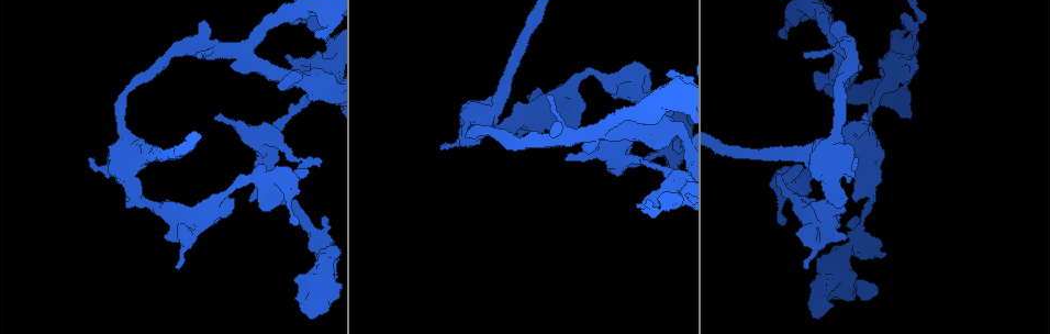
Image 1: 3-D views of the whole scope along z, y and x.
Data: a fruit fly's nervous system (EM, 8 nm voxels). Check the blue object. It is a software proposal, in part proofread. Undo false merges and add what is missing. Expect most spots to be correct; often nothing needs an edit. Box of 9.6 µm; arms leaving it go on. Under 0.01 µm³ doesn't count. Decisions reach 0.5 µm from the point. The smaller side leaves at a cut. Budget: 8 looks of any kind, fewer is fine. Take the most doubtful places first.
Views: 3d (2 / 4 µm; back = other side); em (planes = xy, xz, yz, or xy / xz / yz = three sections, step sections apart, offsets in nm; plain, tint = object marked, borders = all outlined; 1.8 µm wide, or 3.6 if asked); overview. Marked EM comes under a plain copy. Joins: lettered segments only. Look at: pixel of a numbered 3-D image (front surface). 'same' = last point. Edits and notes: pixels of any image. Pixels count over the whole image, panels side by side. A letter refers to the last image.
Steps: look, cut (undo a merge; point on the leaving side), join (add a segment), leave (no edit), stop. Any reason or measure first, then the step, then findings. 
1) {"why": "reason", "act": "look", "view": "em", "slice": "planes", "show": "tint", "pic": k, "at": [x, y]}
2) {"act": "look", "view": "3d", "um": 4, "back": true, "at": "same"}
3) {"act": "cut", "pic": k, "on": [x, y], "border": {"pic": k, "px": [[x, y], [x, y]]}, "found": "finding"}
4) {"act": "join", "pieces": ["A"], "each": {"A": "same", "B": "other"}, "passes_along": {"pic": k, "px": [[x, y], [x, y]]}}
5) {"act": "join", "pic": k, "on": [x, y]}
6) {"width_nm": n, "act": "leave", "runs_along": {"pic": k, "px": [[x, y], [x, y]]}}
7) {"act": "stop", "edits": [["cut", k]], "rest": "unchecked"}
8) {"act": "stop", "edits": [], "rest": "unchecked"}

{"why": "calibre changes", "act": "look", "view": "em", "slice": "planes", "show": "borders", "pic": 1, "at": [594, 134]}

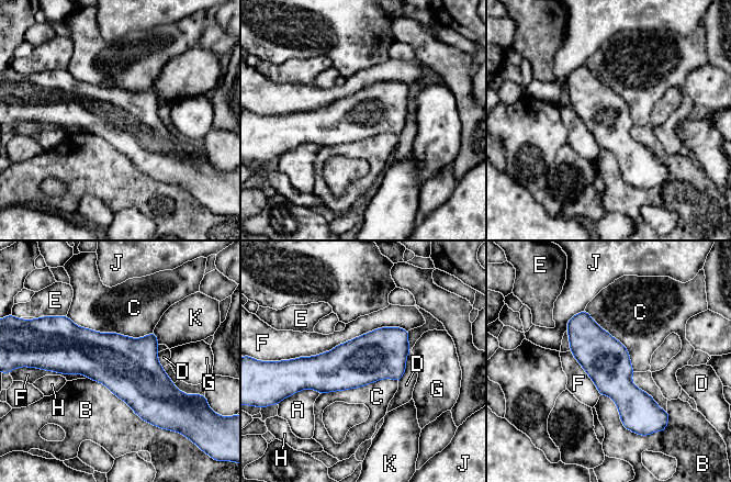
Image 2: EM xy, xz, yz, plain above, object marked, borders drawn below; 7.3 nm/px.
{"act": "leave", "each": {"A": "other", "B": "other", "C": "other", "D": "other", "E": "other", "F": "other", "G": "other", "H": "other", "J": "other", "K": "other"}, "border": {"pic": 2, "px": [[67, 315], [99, 332], [153, 332]]}, "found": "all the same neuron"}

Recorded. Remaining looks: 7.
{"why": "two arms at a narrow angle", "act": "look", "view": "3d", "um": 4, "pic": 1, "at": [855, 218]}

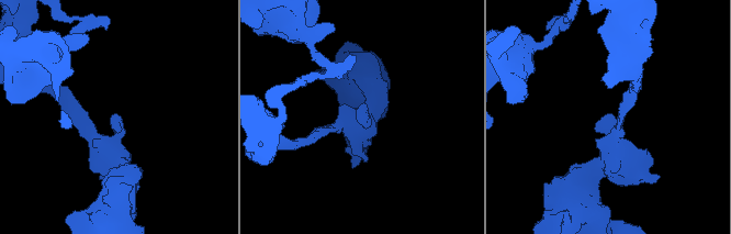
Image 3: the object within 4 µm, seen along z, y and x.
{"arms": 4, "act": "look", "view": "em", "slice": "planes", "show": "borders", "pic": 3, "at": [605, 115]}

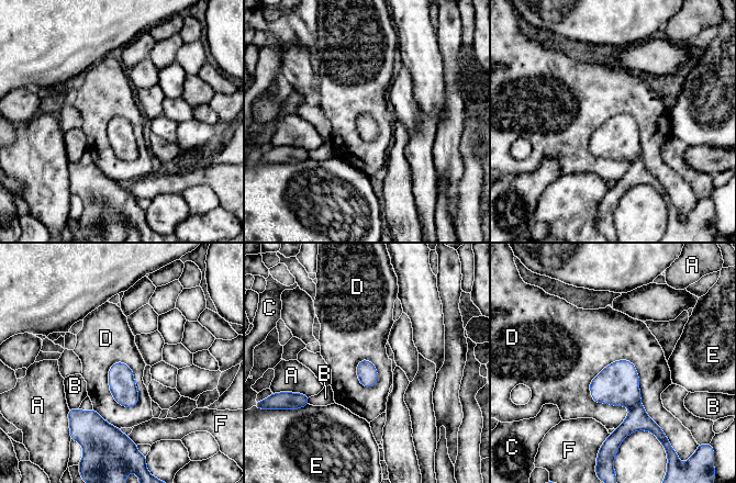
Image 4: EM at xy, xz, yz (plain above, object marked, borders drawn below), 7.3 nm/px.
{"width_nm": 140, "act": "leave", "each": {"A": "other", "B": "other", "C": "other", "D": "other", "E": "other", "F": "other"}, "found": "no lettered segment goes on from it"}

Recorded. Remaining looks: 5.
{"why": "abrupt turn", "act": "look", "view": "3d", "um": 2, "pic": 1, "at": [310, 80]}

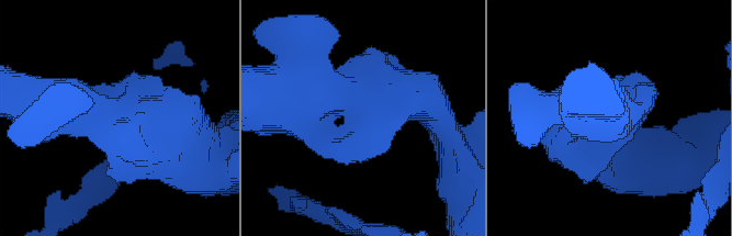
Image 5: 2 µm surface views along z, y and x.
{"why": "now the EM", "act": "look", "view": "em", "slice": "planes", "show": "tint", "pic": 5, "at": [365, 101]}

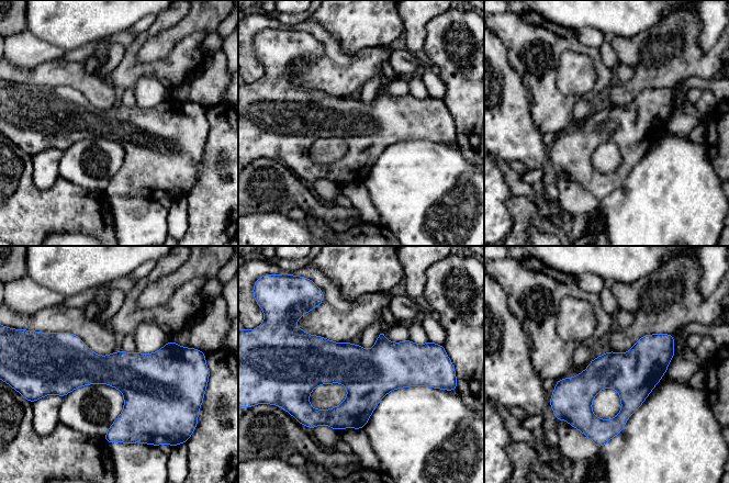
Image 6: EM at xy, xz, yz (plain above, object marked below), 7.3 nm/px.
{"why": "what lies round it", "act": "look", "view": "em", "slice": "planes", "show": "borders", "at": "same"}

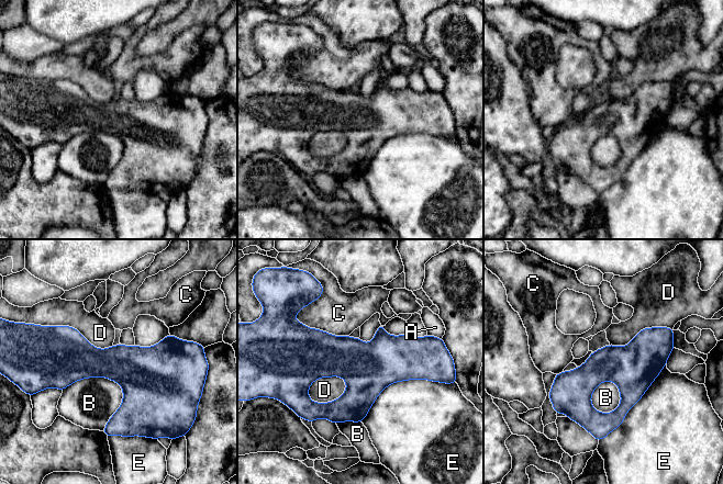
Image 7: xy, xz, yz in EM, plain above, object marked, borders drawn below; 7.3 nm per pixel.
{"act": "leave", "each": {"A": "other", "B": "other", "C": "other", "D": "other", "E": "other"}, "runs_along": {"pic": 7, "px": [[295, 357], [411, 361], [426, 368]]}, "found": "continuous, no second neuron"}

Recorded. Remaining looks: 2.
{"act": "stop", "edits": [], "rest": "unchecked"}

